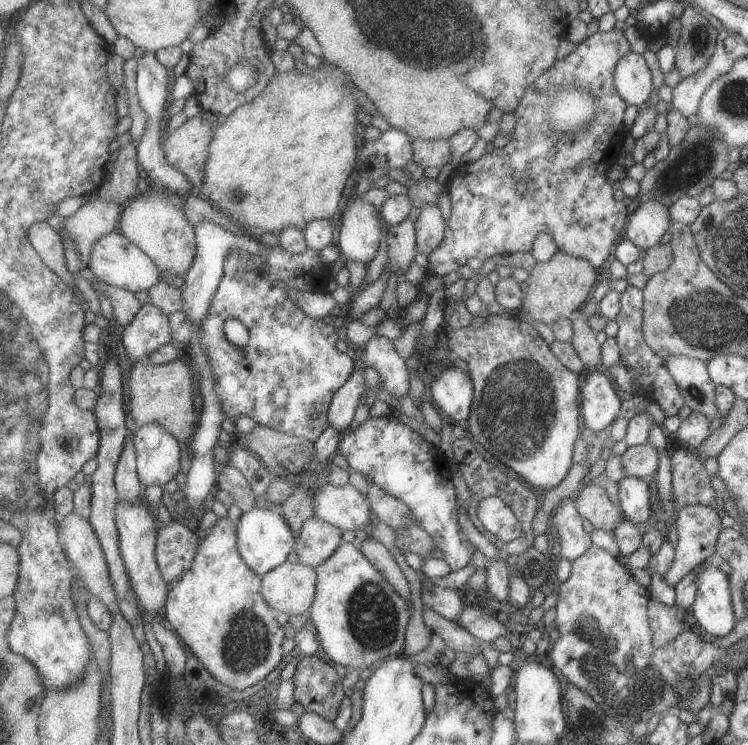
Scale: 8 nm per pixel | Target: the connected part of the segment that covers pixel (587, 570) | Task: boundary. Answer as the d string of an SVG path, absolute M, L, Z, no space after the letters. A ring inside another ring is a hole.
M591 543L586 552L571 561L569 577L559 585L557 605L554 607L557 613L555 631L559 637L549 645L546 655L552 667L556 667L569 684L583 690L606 716L629 729L636 723L647 723L655 714L663 716L675 712L680 700L677 700L671 688L673 682L685 674L695 678L701 670L707 670L713 660L725 658L729 654L725 652L725 647L717 647L715 642L707 644L686 629L673 640L668 649L655 648L647 619L650 600L647 588L633 579L629 569L619 563L616 556Z

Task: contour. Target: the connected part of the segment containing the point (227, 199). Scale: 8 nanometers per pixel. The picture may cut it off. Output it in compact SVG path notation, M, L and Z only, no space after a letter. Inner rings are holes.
M325 60L308 73L302 74L298 69L278 71L256 100L237 108L225 123L215 125L201 195L235 224L247 228L256 239L265 232L279 235L291 226L305 231L313 220L333 218L339 212L347 180L359 162L357 125L360 122L356 113L360 106L353 98L353 88L355 92L360 90L355 80L351 80L351 74Z

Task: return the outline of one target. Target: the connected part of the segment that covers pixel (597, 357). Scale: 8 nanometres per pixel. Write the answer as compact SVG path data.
M579 310L572 317L573 336L571 347L584 365L585 371L601 368L601 352L596 333L589 328L587 320L582 318Z

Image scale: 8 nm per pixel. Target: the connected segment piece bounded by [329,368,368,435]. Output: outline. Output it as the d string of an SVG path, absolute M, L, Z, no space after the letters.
M357 368L351 379L337 393L331 404L329 421L340 435L350 430L361 396L368 391L365 368Z

